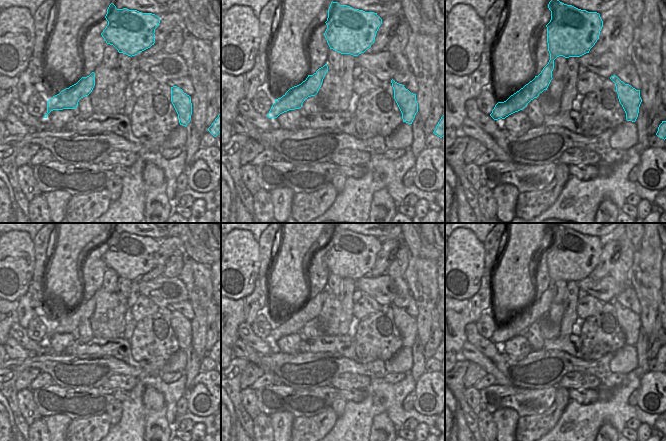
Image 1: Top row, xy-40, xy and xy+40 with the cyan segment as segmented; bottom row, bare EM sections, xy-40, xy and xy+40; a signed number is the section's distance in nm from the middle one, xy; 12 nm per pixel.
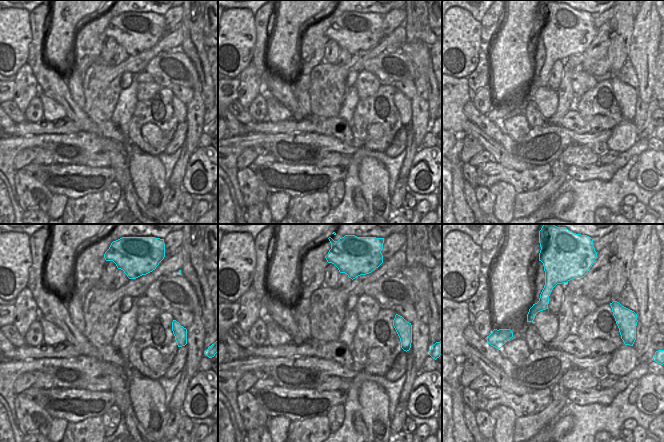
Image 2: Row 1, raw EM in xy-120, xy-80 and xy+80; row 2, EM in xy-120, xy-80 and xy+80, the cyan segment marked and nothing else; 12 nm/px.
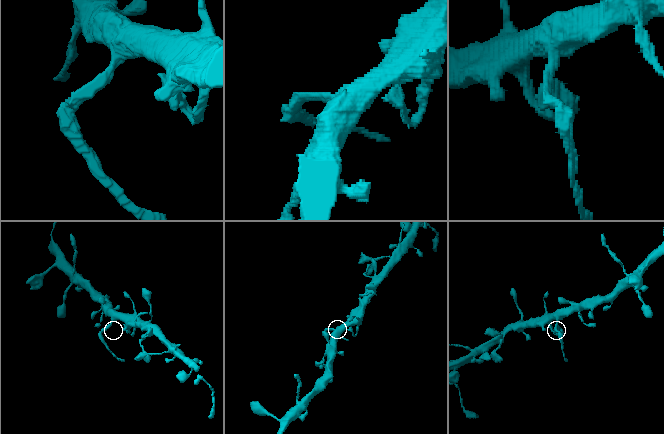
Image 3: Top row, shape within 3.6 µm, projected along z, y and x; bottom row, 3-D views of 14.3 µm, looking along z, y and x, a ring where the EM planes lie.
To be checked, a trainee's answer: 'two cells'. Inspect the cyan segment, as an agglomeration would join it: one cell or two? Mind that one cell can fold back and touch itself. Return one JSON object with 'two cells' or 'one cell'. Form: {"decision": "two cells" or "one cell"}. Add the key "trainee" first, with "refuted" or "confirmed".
{"trainee": "confirmed", "decision": "two cells"}

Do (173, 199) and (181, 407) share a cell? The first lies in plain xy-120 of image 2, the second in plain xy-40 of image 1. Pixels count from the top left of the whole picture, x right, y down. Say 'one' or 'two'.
one

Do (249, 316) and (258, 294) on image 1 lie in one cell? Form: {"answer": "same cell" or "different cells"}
{"answer": "same cell"}

